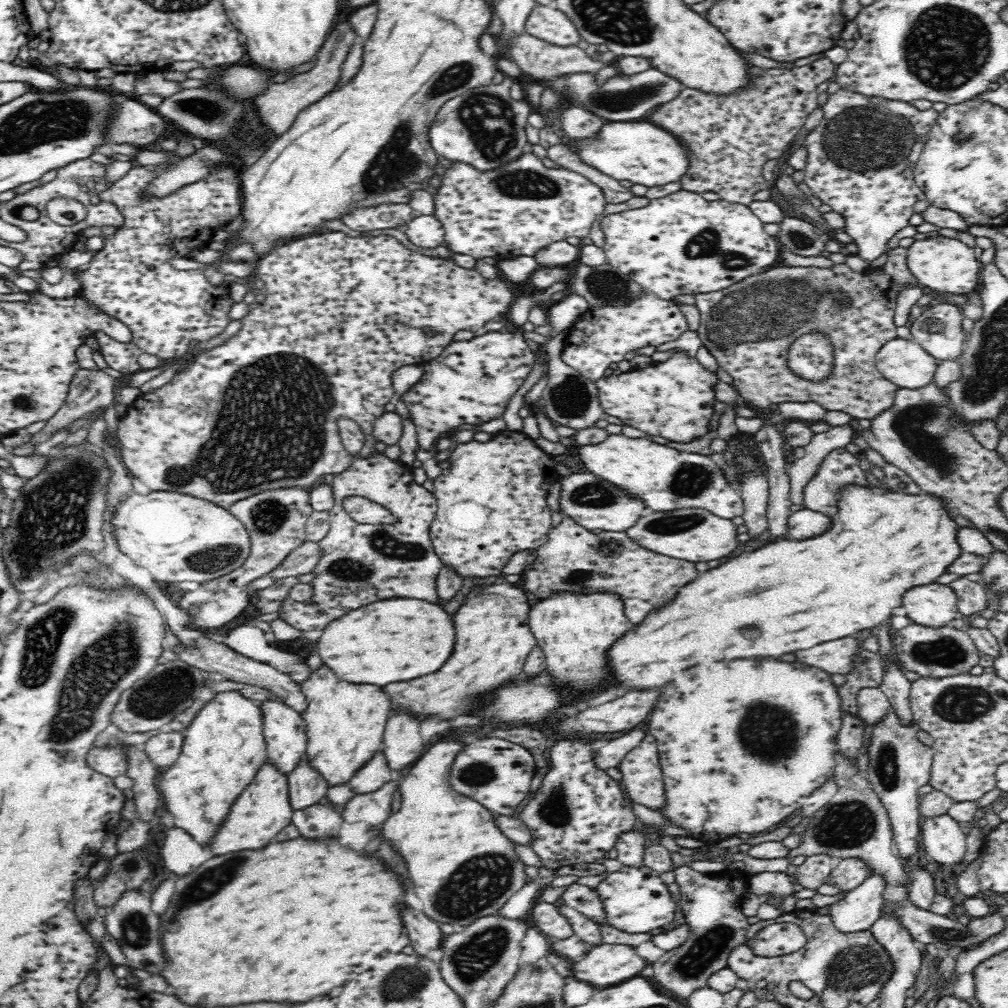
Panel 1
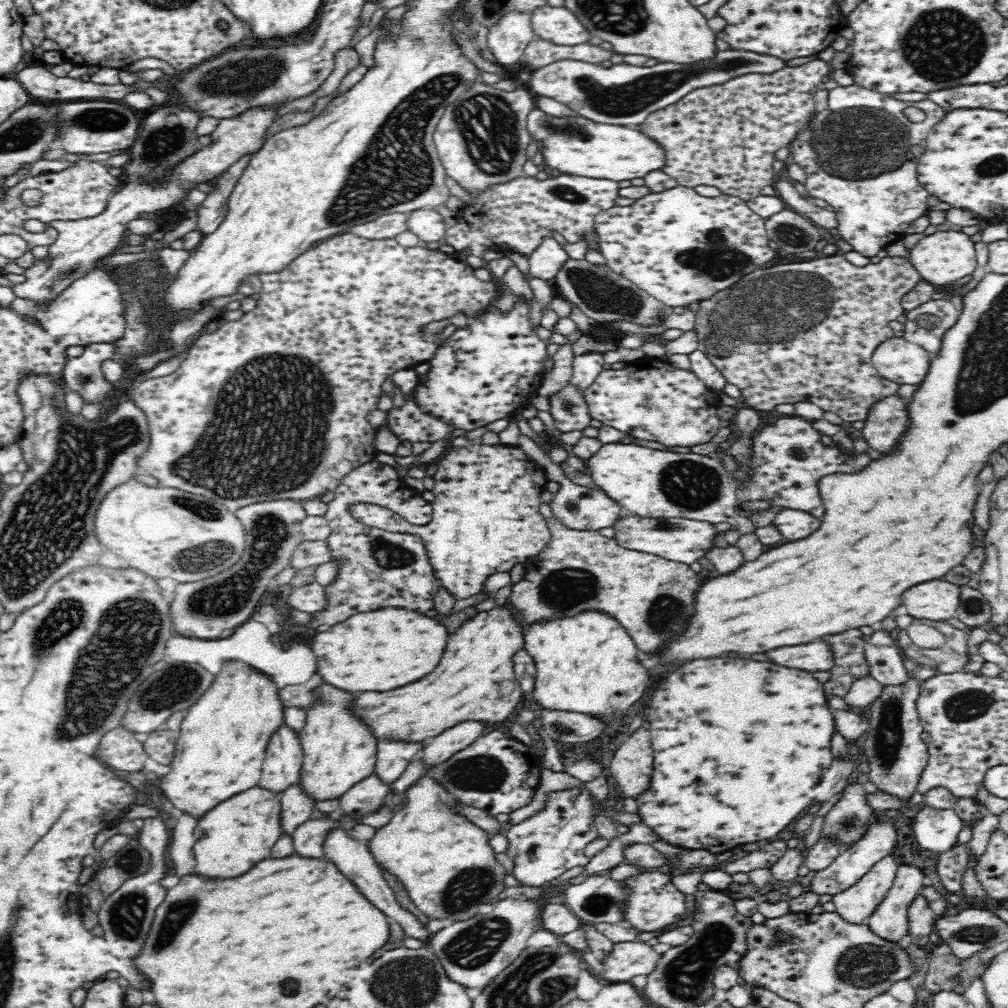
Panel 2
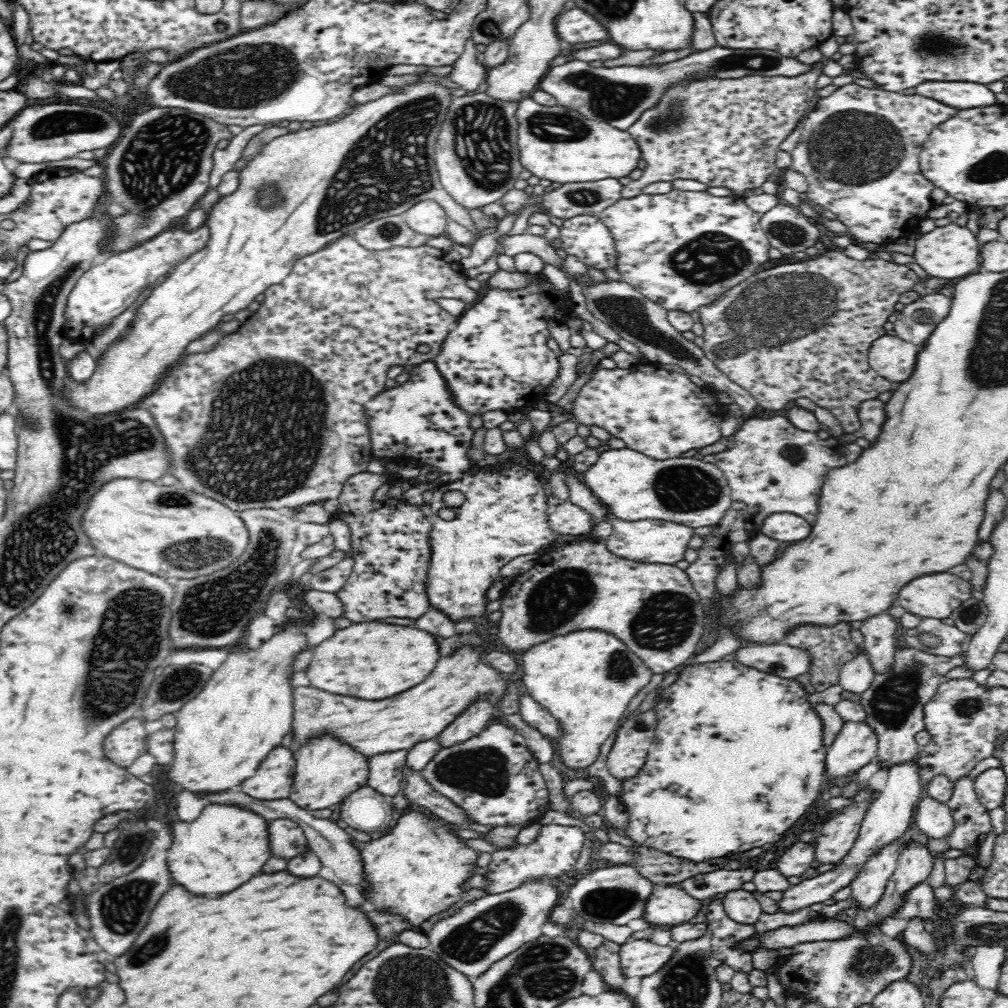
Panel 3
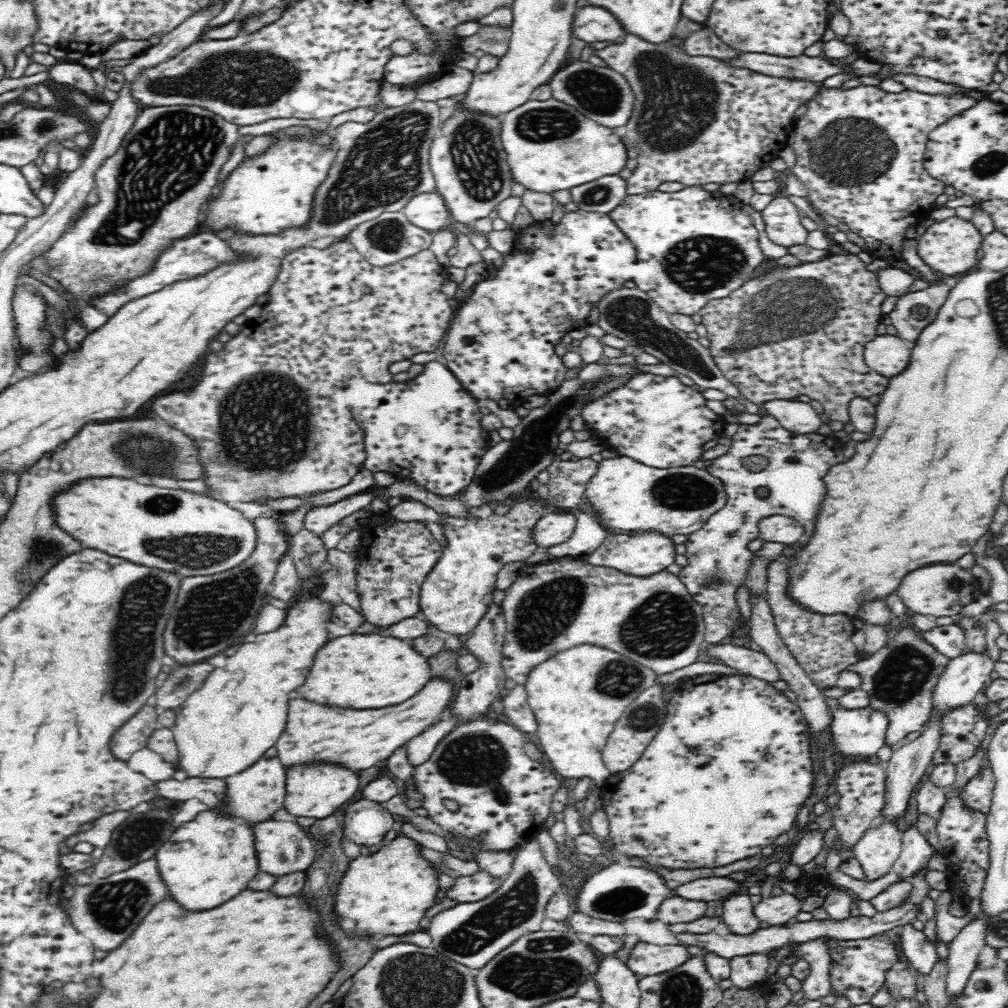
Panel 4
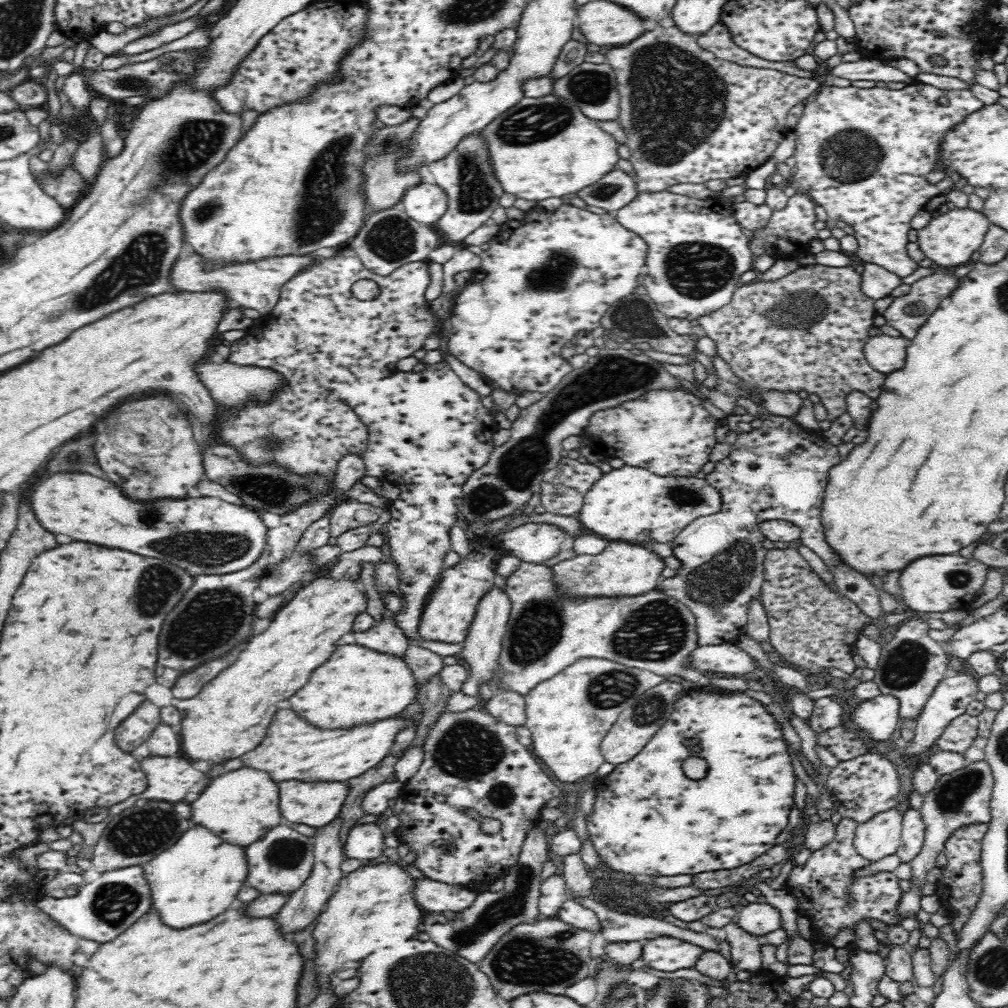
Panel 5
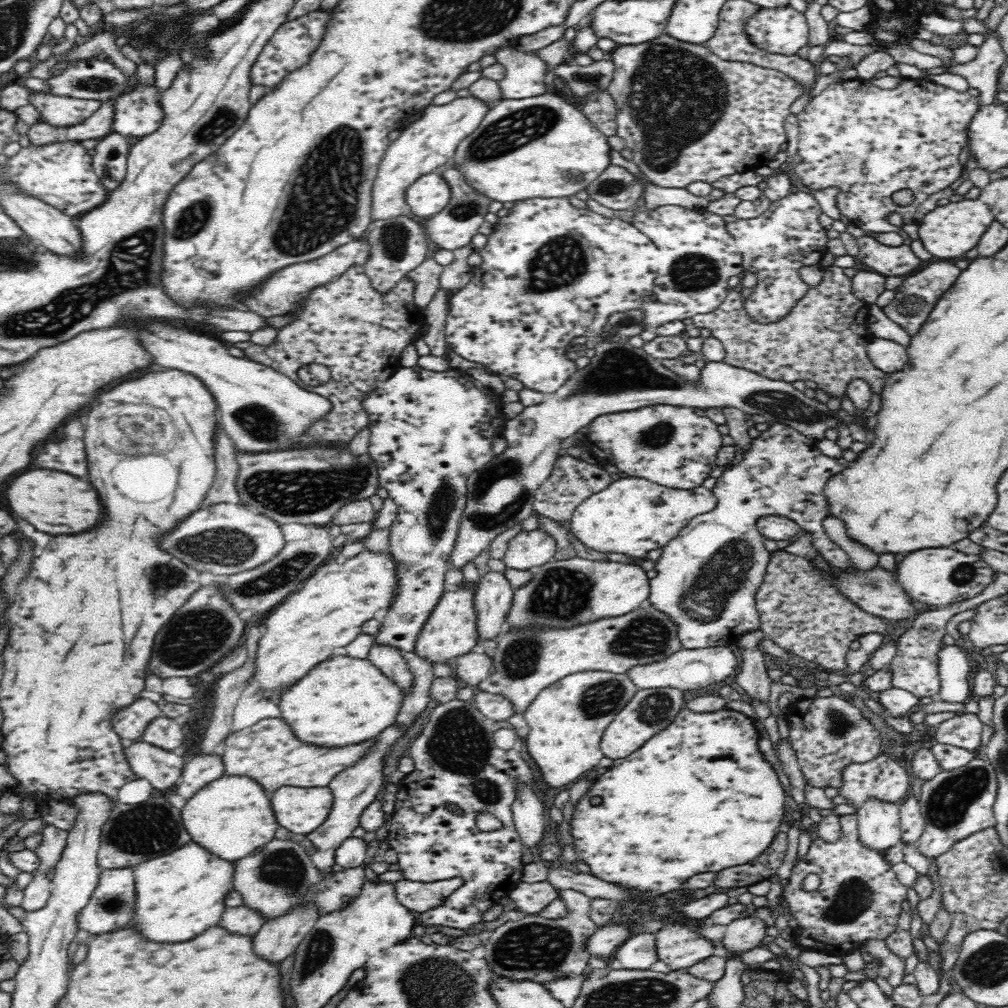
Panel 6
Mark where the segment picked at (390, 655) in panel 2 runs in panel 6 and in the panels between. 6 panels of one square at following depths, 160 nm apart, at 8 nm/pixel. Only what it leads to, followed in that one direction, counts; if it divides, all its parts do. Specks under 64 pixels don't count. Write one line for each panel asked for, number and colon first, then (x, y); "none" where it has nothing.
3: (373, 660)
4: (364, 672)
5: (356, 684)
6: (345, 700)

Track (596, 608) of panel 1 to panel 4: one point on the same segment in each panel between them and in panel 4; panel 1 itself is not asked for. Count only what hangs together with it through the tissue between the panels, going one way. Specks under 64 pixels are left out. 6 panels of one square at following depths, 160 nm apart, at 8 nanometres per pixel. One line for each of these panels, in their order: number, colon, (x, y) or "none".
2: (587, 663)
3: (585, 678)
4: (577, 695)

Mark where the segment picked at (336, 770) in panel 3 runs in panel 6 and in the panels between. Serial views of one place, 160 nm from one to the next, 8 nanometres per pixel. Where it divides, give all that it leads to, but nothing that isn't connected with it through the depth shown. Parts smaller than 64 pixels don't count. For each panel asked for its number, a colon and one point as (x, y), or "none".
4: (317, 789)
5: (318, 803)
6: (301, 810)

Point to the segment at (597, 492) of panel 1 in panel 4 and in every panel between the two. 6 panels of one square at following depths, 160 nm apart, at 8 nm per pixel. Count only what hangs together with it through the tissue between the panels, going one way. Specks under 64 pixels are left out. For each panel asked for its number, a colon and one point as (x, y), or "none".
2: (583, 508)
3: (566, 518)
4: (554, 527)

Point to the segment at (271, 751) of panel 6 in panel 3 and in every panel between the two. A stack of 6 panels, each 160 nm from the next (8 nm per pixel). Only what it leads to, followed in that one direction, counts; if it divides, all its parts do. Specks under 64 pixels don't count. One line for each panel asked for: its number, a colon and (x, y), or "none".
3: (458, 680)
4: (315, 732)
5: (293, 749)

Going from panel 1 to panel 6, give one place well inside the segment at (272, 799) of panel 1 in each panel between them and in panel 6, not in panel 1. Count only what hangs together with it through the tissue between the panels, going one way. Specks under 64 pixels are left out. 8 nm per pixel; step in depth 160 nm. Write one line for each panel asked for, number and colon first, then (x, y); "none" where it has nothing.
2: (233, 836)
3: (206, 856)
4: (207, 860)
5: (200, 876)
6: (179, 895)

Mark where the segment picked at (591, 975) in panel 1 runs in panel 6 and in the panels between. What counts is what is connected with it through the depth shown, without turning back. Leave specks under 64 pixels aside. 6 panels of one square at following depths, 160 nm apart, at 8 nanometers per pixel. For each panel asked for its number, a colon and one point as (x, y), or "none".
2: (627, 959)
3: (638, 957)
4: (645, 959)
5: (667, 954)
6: (679, 946)

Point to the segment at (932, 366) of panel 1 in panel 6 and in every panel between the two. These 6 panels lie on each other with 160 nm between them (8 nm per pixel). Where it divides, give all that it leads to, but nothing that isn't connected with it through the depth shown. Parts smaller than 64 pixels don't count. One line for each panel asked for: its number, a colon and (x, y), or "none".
2: (897, 359)
3: (891, 357)
4: (889, 355)
5: (884, 353)
6: (886, 355)

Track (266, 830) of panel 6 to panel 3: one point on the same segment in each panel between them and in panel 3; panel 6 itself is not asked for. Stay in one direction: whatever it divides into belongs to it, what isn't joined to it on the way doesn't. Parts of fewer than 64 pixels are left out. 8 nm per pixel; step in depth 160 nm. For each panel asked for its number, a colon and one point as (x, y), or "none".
3: (273, 780)
4: (253, 795)
5: (241, 806)

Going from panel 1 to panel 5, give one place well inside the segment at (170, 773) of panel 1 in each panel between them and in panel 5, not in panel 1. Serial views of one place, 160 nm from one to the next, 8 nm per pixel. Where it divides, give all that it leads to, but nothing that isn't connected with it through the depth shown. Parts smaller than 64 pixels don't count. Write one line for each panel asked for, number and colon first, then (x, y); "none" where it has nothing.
2: (221, 747)
3: (222, 735)
4: (241, 710)
5: (230, 717)

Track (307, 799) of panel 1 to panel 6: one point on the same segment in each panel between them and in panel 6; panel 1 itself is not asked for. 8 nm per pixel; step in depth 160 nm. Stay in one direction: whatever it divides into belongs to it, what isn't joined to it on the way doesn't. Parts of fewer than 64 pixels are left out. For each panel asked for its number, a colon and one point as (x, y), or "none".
2: (296, 804)
3: (288, 840)
4: (282, 846)
5: (281, 861)
6: (280, 874)

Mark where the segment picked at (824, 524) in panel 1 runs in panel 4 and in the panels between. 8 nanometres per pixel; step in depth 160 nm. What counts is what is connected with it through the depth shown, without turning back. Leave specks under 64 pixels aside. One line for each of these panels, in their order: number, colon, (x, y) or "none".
2: (793, 524)
3: (785, 527)
4: (782, 529)

